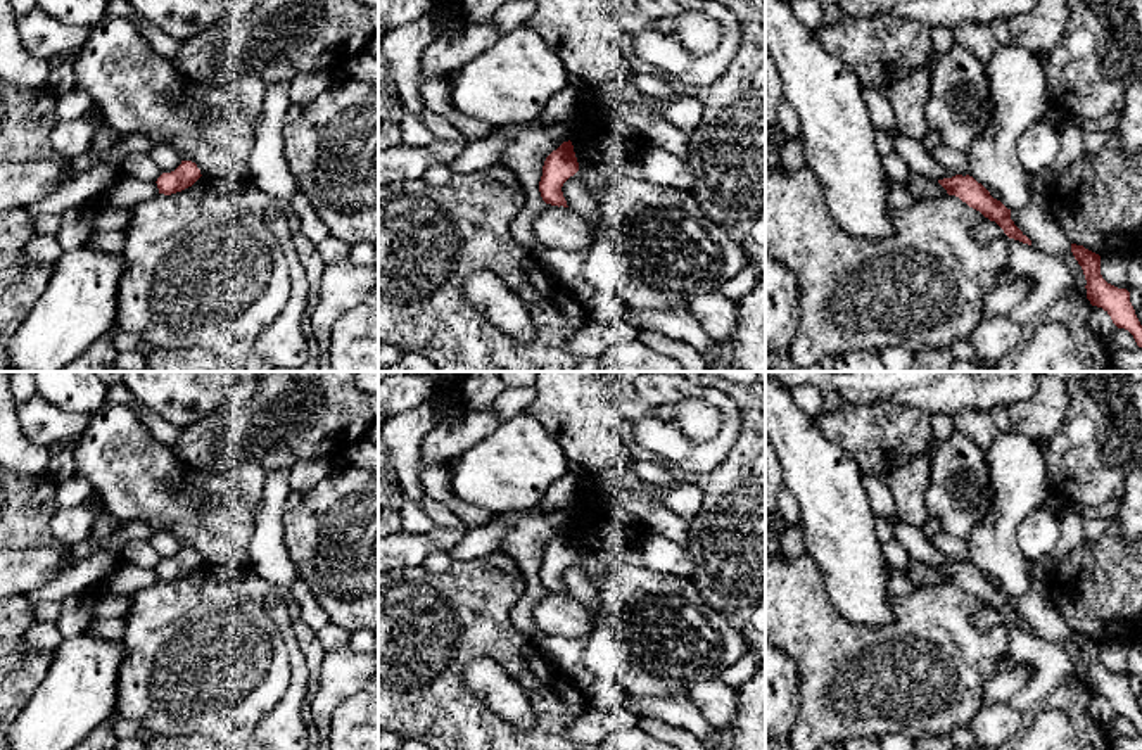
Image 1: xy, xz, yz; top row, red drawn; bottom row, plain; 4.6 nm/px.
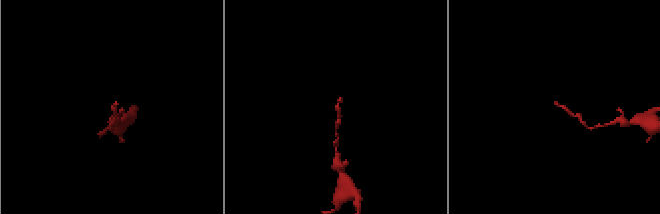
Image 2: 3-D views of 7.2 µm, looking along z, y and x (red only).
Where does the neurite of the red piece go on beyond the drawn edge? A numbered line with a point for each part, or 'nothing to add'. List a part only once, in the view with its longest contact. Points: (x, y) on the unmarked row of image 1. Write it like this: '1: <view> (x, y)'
nothing to add

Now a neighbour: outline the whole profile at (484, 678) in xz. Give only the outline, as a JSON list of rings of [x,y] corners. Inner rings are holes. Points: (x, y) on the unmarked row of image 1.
[[[473,658],[463,676],[465,686],[517,733],[529,733],[536,717],[527,693],[491,658]]]

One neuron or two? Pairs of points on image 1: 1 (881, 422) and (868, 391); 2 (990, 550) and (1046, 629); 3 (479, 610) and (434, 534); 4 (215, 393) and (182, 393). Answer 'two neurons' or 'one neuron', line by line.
1: two neurons
2: two neurons
3: two neurons
4: one neuron

